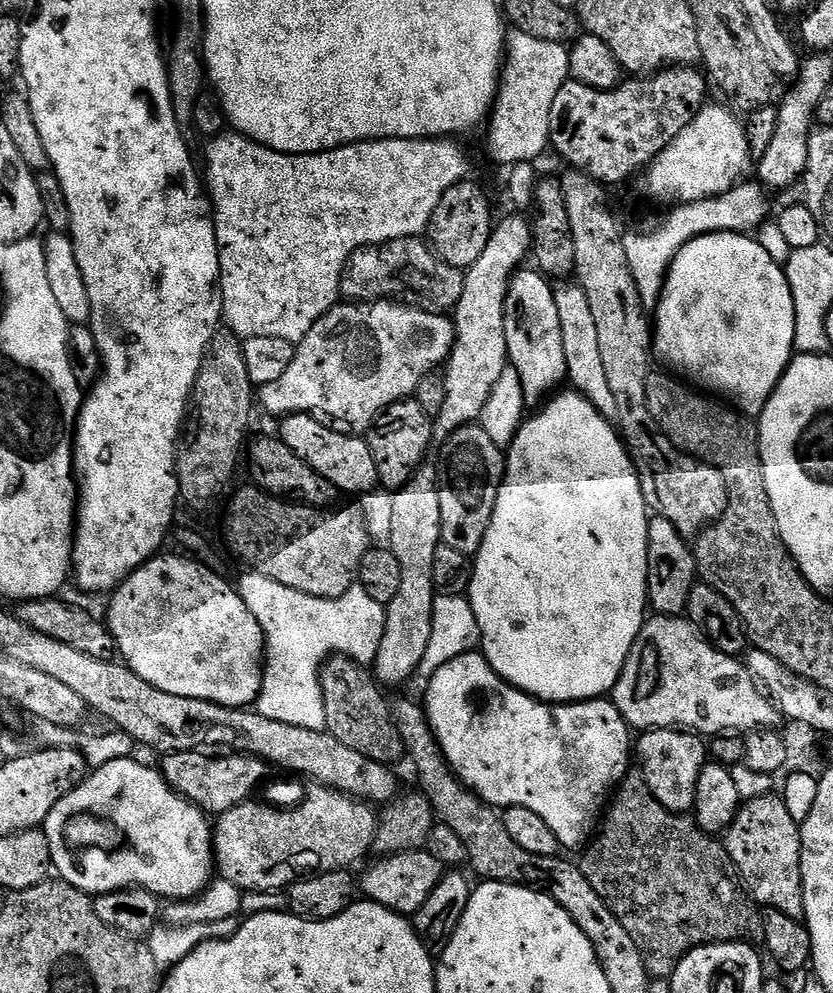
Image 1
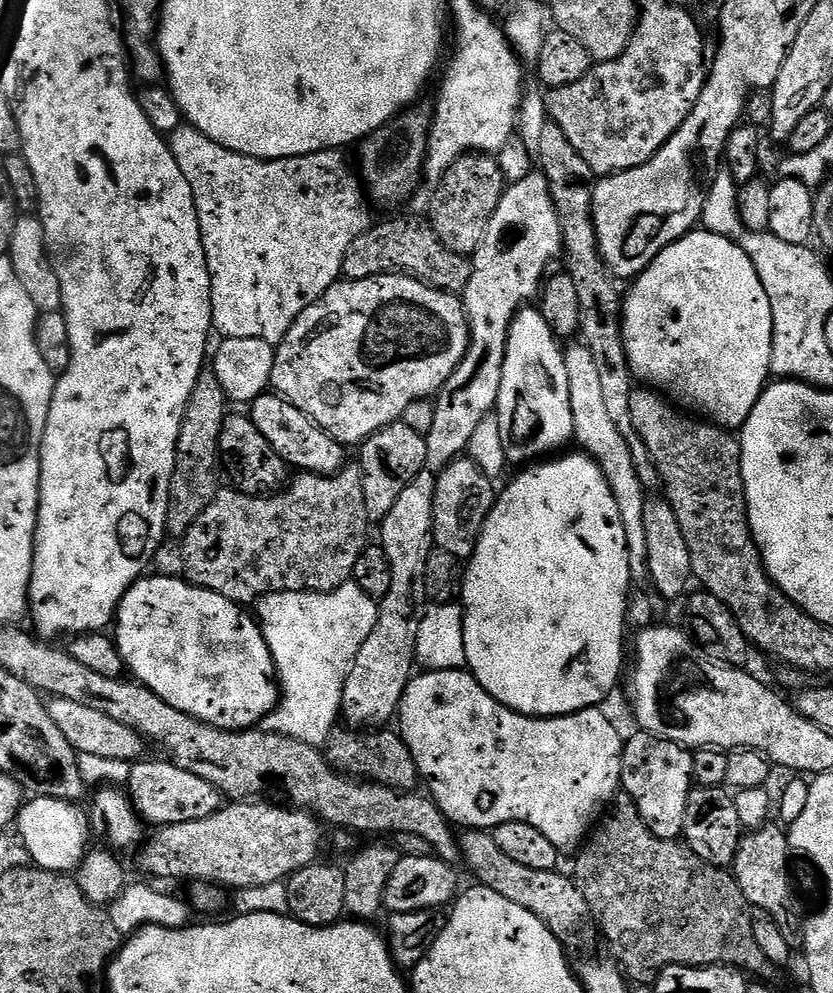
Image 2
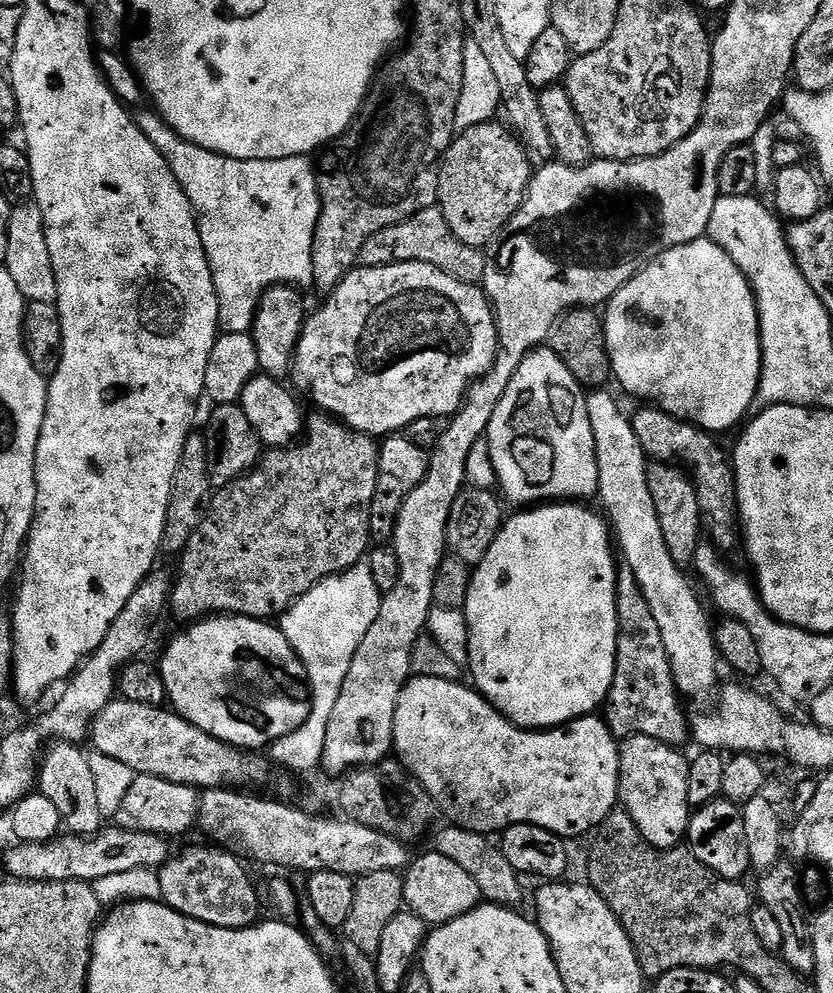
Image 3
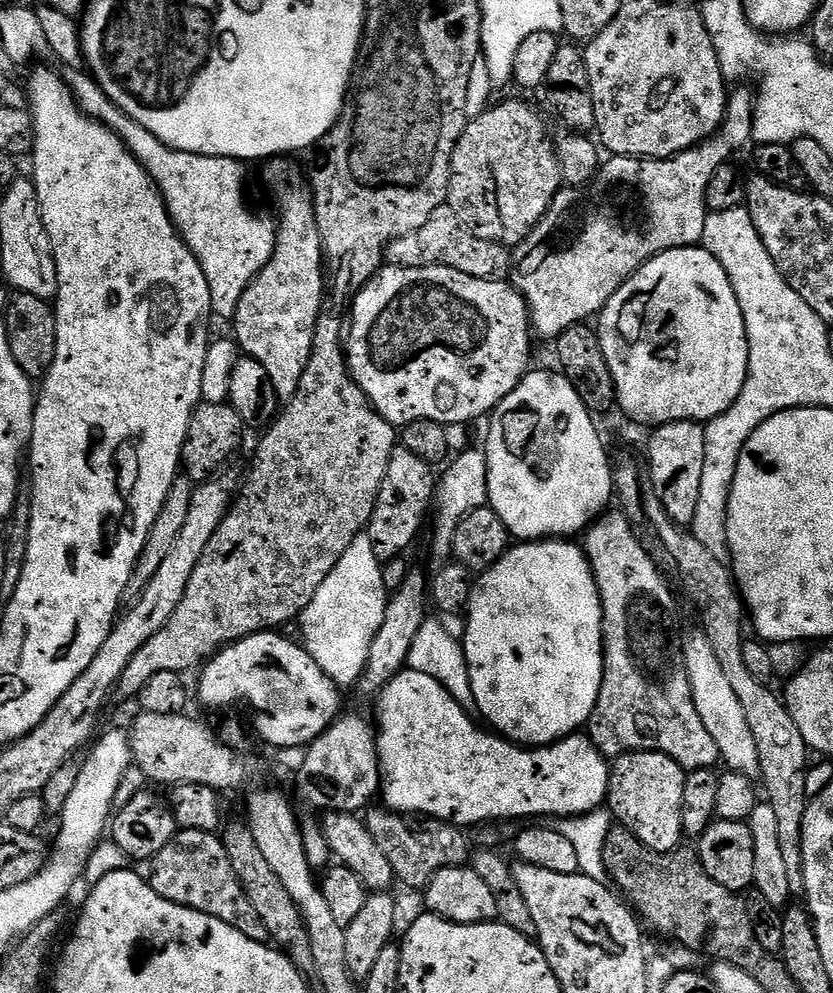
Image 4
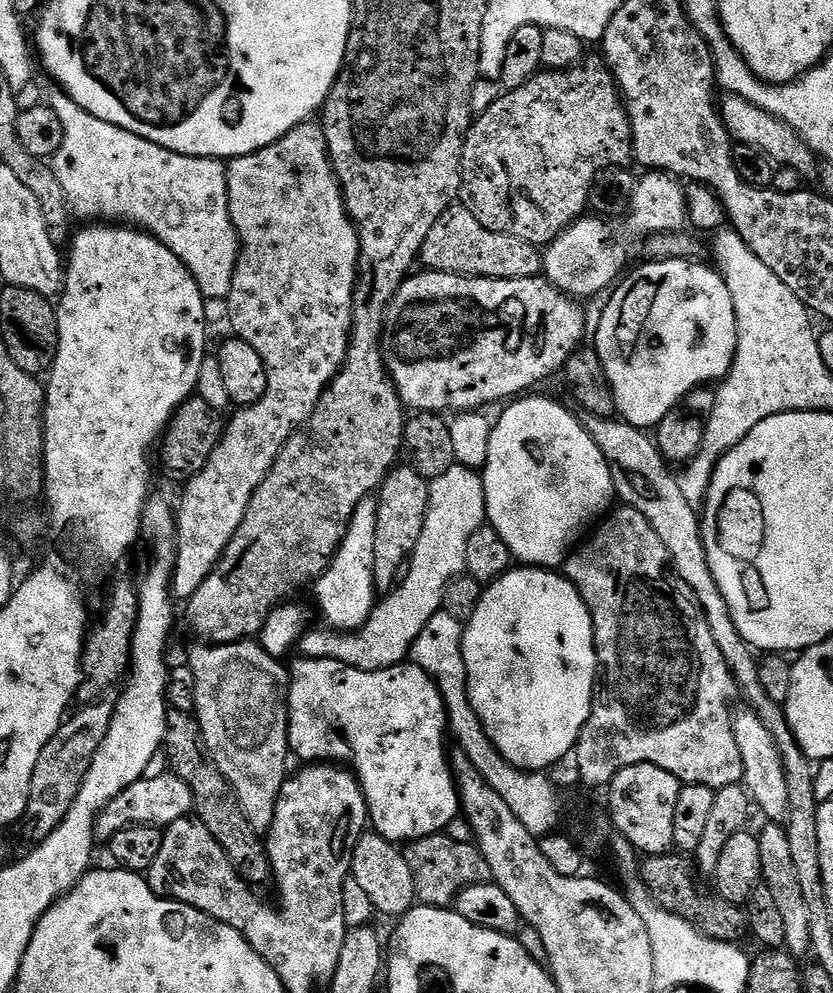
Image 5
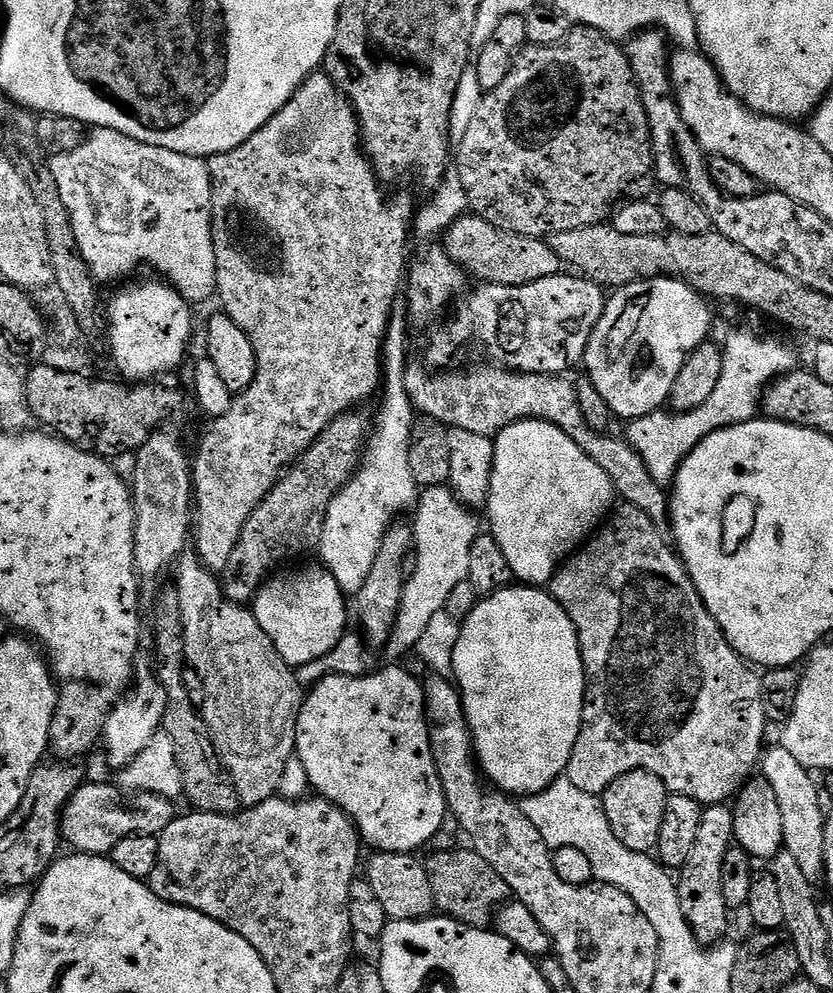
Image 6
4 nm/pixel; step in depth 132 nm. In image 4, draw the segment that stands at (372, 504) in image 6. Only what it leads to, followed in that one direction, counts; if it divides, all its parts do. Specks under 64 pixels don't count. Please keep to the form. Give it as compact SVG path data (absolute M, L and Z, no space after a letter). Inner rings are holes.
M368 535L354 538L350 550L342 554L338 566L330 570L310 606L298 617L300 632L304 635L302 646L341 689L347 690L351 684L353 687L363 676L370 646L386 618L390 591L383 584L383 572L382 562L374 554Z

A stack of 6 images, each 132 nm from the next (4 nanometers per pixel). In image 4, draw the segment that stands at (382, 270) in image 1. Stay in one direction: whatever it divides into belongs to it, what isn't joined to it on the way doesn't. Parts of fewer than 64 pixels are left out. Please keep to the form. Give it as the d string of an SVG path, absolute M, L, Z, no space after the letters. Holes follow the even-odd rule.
M447 206L434 210L422 230L406 234L388 245L386 260L394 268L425 268L426 266L446 266L462 274L470 274L483 280L509 279L514 256L505 245L498 242L486 242L478 238Z

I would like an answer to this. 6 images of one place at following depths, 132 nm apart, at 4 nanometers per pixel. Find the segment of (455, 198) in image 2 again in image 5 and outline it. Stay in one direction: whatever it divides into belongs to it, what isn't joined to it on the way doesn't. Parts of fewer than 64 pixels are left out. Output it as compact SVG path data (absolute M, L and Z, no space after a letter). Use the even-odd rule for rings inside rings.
M585 59L575 68L541 70L534 78L530 78L530 82L526 82L526 86L505 91L500 99L495 100L486 111L473 119L472 126L468 129L468 137L464 139L464 153L460 159L462 203L470 210L470 214L474 214L474 218L478 218L478 222L482 222L482 226L486 226L486 230L510 234L514 238L522 238L537 246L547 246L585 215L584 207L593 199L592 183L596 184L598 177L609 170L623 169L628 164L627 160L633 159L632 127L628 122L628 109L624 107L620 90L616 87L616 79L609 72L608 65L599 59L596 60Z

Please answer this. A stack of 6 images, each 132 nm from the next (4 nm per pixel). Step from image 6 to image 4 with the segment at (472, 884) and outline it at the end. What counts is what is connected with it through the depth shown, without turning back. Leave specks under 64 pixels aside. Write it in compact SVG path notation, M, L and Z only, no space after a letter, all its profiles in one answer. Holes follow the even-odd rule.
M372 806L363 817L365 826L370 830L370 838L386 854L390 866L394 866L394 874L399 883L408 888L423 890L438 874L438 870L447 868L463 868L469 863L474 848L463 827L447 824L445 820L431 818L413 818L408 814L392 811L387 806Z

